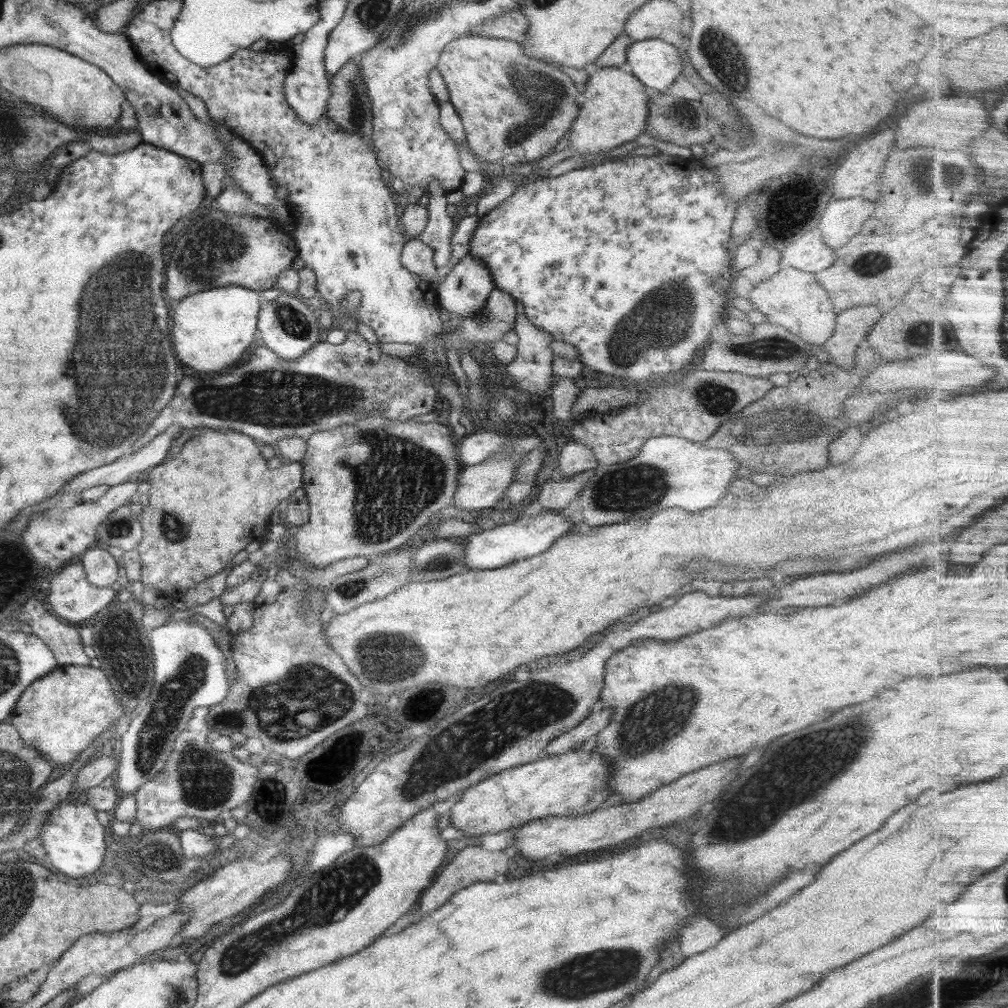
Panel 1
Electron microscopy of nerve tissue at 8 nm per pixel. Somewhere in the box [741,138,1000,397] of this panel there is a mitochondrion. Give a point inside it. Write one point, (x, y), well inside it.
(939, 332)

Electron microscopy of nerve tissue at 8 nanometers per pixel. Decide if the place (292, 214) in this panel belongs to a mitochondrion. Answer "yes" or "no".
no

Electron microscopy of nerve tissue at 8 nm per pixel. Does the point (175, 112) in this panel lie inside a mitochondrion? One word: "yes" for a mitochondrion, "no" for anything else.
no

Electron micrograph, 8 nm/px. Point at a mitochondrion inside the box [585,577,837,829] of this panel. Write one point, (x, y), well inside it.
(647, 726)

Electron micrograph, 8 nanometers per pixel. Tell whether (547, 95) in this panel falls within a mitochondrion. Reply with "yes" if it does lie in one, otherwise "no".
yes

